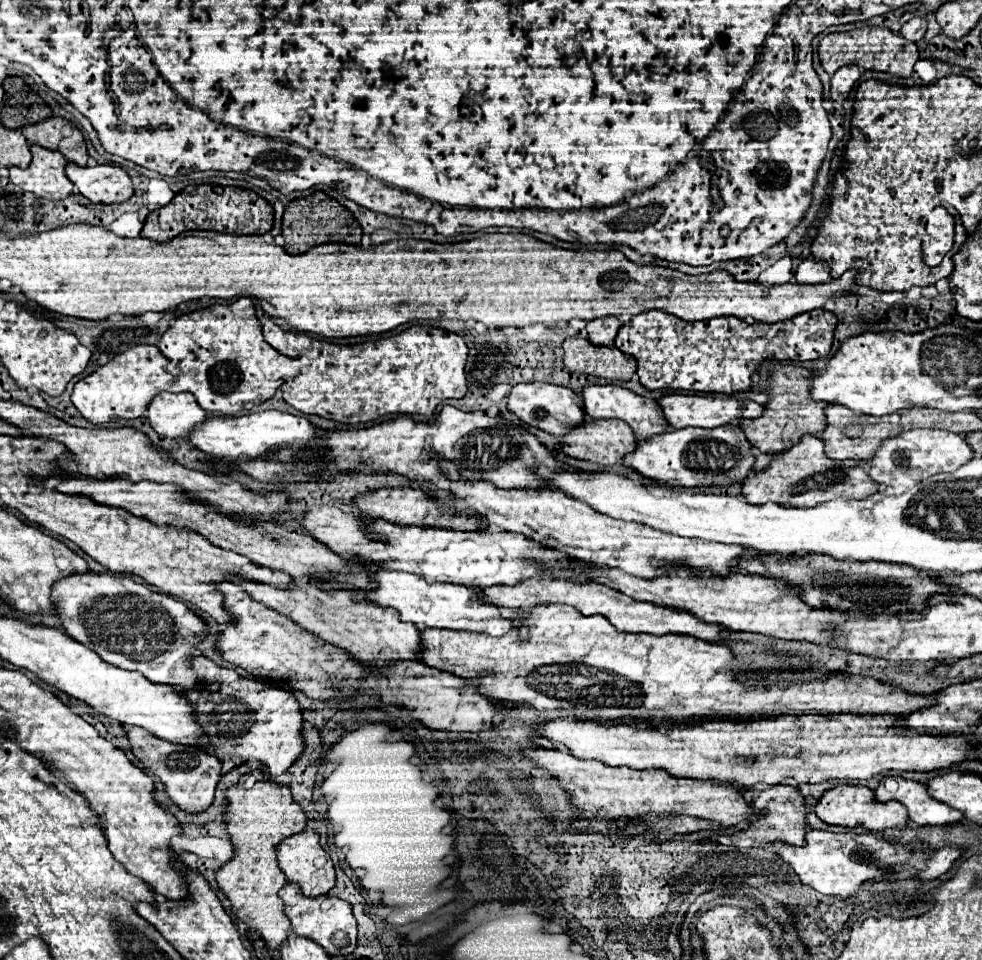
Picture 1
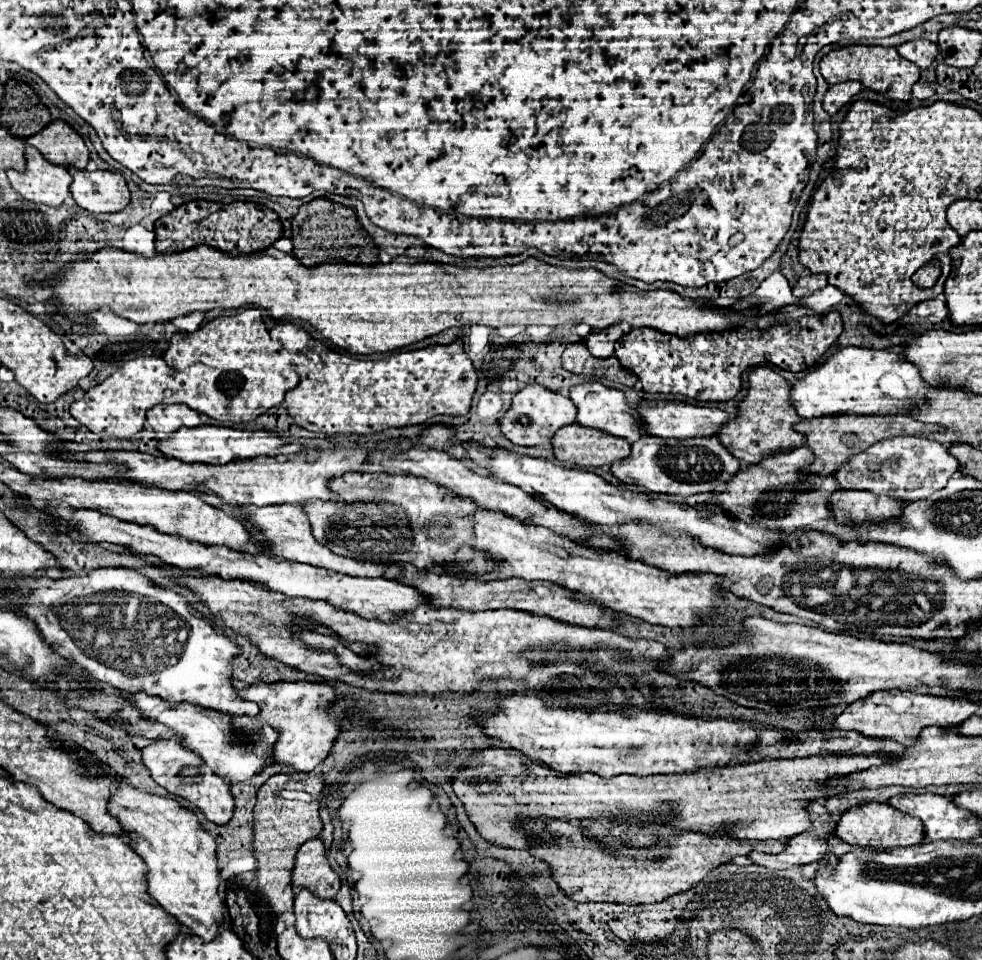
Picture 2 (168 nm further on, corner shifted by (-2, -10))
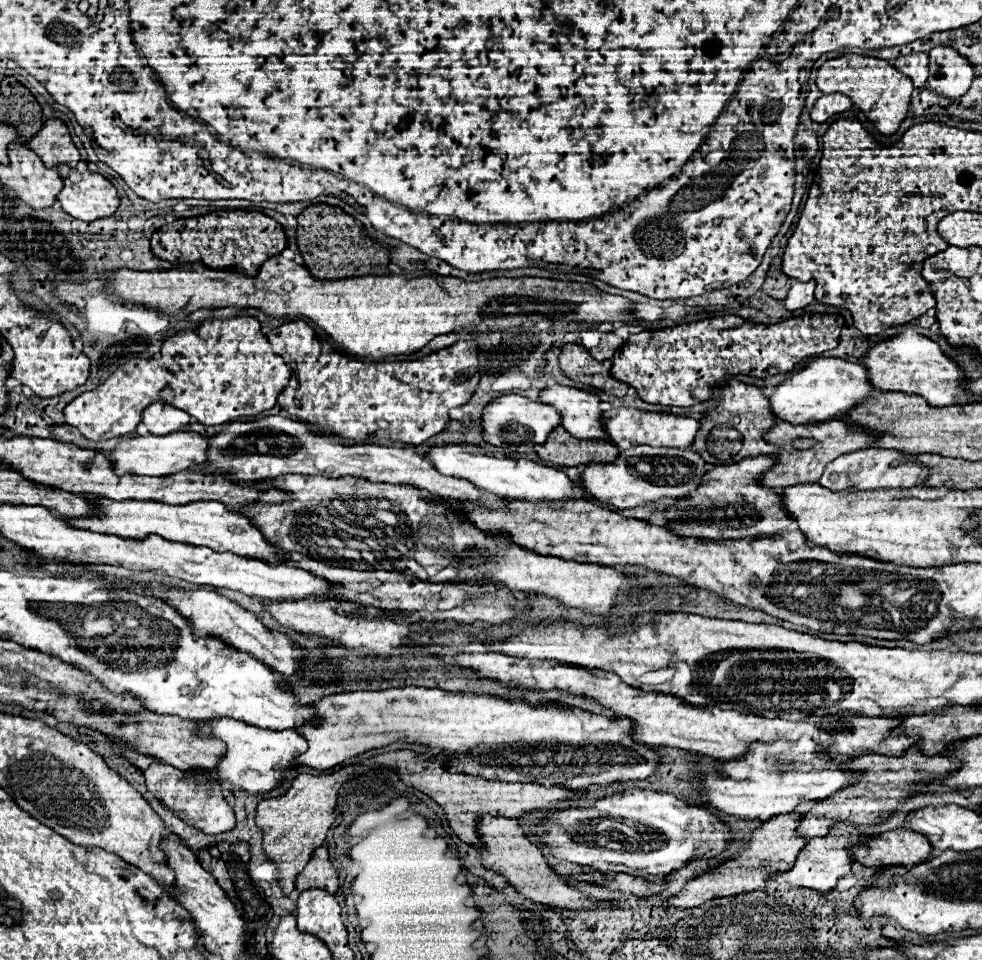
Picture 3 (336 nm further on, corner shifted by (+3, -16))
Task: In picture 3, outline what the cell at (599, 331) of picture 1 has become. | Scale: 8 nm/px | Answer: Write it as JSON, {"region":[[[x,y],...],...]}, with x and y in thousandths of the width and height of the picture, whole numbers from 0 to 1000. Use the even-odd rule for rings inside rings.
{"region":[[[616,348],[616,350],[612,352],[610,360],[602,363],[600,367],[602,367],[602,371],[604,371],[606,375],[614,377],[614,375],[618,375],[618,373],[624,373],[626,365],[628,365],[632,358],[634,358],[634,354],[632,354],[632,352],[628,352],[626,348]]]}

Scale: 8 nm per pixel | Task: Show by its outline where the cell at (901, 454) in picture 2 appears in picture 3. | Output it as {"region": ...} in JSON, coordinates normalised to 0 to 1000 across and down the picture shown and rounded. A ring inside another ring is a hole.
{"region":[[[881,467],[875,471],[858,473],[842,483],[834,504],[844,510],[895,510],[895,508],[928,508],[940,506],[940,500],[946,496],[946,490],[938,483],[930,481],[930,475],[911,471],[911,469],[895,469],[895,467]]]}

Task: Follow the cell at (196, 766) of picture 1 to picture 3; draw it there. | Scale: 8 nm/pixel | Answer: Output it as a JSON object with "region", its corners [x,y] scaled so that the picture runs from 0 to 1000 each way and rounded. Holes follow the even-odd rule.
{"region":[[[156,794],[148,802],[148,817],[150,823],[174,846],[178,846],[188,858],[209,867],[209,869],[227,869],[239,863],[239,848],[237,842],[229,835],[227,823],[221,815],[215,815],[205,804],[186,804],[180,800],[174,800],[170,796]]]}

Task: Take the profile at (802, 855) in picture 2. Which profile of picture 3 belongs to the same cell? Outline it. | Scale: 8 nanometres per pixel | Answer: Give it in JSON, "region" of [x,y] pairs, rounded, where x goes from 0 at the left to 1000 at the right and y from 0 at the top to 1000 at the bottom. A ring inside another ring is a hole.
{"region":[[[854,856],[846,863],[846,869],[840,873],[826,873],[820,881],[820,885],[814,890],[808,906],[803,908],[793,908],[789,910],[789,919],[801,919],[808,923],[818,923],[818,925],[826,925],[832,927],[836,931],[848,927],[852,923],[852,917],[863,913],[867,908],[867,898],[869,892],[865,888],[867,881],[871,879],[881,879],[885,875],[885,869],[875,867],[869,858],[863,856]]]}

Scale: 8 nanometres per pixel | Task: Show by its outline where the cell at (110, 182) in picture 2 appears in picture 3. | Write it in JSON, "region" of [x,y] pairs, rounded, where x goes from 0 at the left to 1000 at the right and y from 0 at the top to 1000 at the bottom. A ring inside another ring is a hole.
{"region":[[[60,173],[60,181],[64,185],[64,198],[58,208],[70,225],[78,229],[99,229],[113,225],[121,217],[121,206],[117,194],[97,179],[97,196],[95,196],[95,179],[78,179],[70,173]]]}

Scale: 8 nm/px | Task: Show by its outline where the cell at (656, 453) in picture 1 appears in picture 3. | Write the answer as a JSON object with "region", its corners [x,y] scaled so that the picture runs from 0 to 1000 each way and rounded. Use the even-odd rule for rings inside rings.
{"region":[[[645,465],[634,469],[624,481],[602,481],[592,490],[594,510],[616,527],[636,531],[655,527],[671,519],[696,519],[706,513],[714,496],[720,492],[722,483],[706,469],[691,467],[665,467],[665,465]]]}

